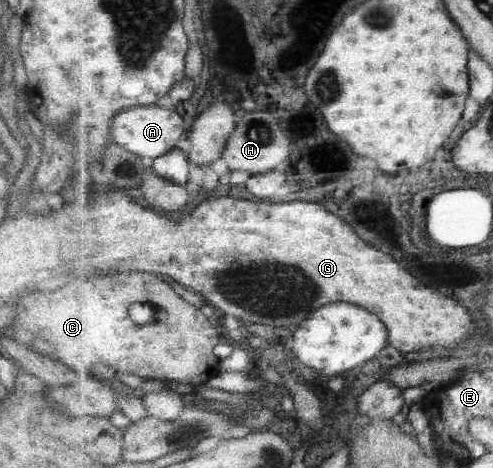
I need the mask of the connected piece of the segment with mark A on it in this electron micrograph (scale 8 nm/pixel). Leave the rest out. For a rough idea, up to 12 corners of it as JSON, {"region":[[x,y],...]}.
{"region":[[162,103],[114,117],[111,141],[154,161],[183,146],[188,121]]}

